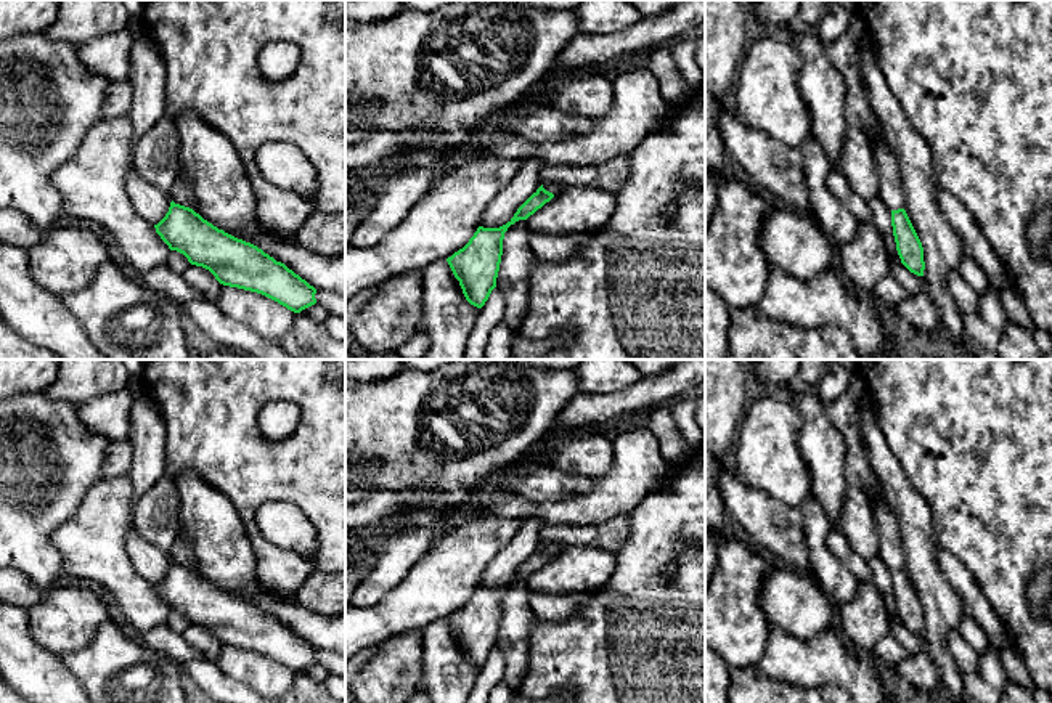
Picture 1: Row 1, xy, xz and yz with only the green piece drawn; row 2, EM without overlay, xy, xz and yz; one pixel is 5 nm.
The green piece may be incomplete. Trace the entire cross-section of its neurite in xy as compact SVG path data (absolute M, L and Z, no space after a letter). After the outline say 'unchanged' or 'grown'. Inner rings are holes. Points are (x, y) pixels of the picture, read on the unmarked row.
M172 560L154 587L170 610L209 629L223 645L262 653L294 673L316 663L316 648L284 623L218 589L190 567Z; unchanged

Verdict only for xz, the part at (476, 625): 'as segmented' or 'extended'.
as segmented

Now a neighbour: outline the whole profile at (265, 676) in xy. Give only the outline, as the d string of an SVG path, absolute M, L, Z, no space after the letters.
M223 644L217 664L228 677L249 685L273 703L281 703L296 681L296 673L278 661L257 652Z

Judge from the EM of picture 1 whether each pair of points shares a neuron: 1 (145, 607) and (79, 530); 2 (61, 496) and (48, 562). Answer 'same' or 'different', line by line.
1: same
2: same

